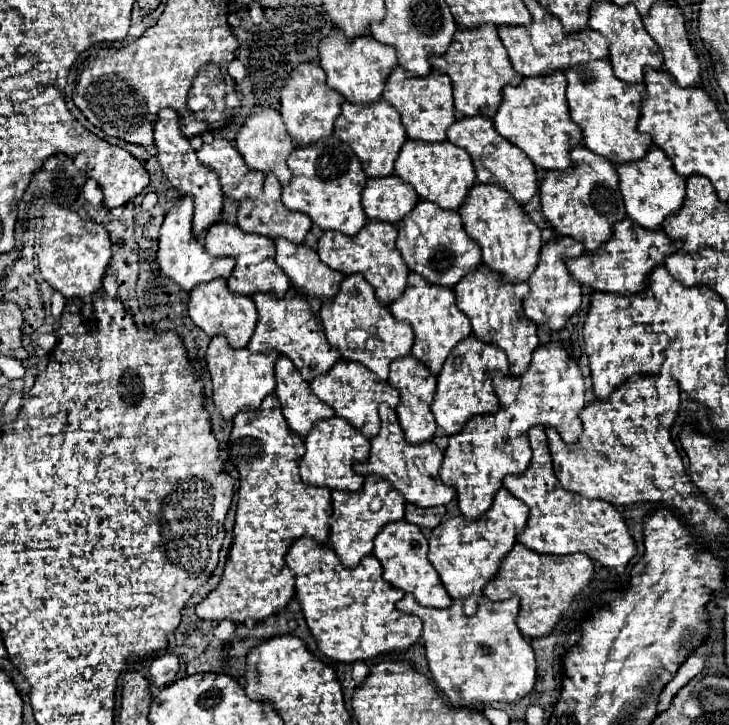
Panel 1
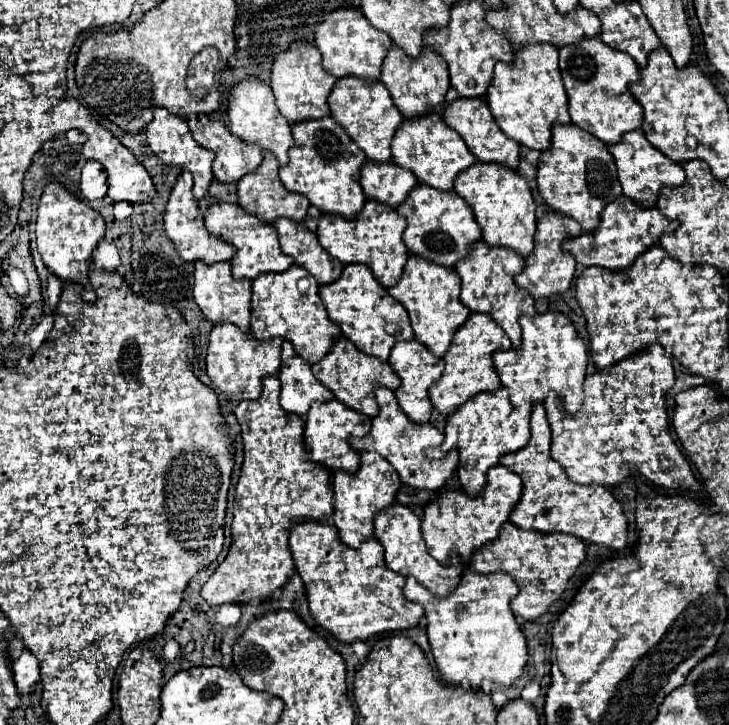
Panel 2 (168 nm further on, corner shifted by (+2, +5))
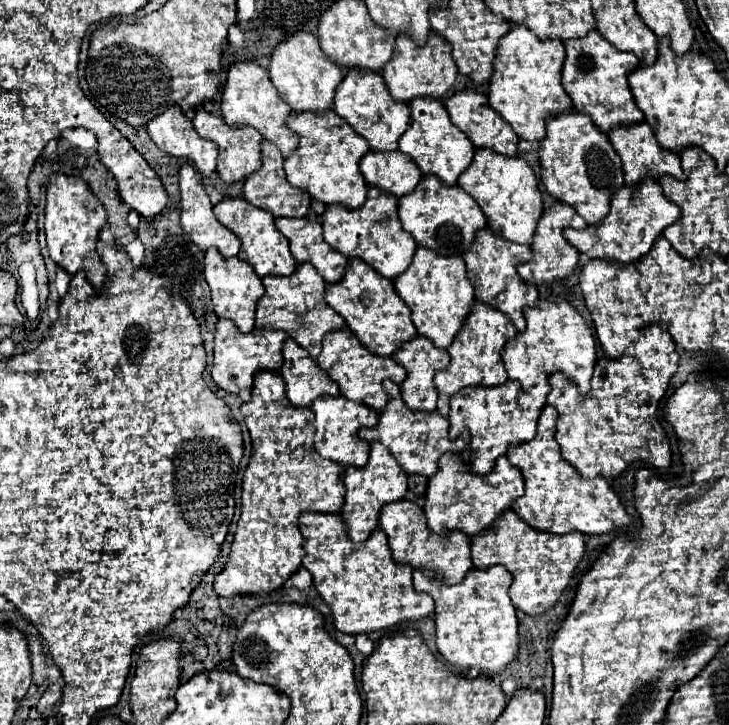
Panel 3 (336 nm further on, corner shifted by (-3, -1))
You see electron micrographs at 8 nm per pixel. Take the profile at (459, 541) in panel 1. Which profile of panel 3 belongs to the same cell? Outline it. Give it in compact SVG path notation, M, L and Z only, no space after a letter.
M445 455L439 459L439 471L429 479L425 491L425 513L429 511L429 529L433 533L445 533L449 529L461 529L473 537L487 529L517 497L523 495L523 475L513 467L505 455L497 459L497 469L489 475L475 475L461 455Z

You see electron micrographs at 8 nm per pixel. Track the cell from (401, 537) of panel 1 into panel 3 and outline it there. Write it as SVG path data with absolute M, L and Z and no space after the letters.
M401 499L385 505L381 509L379 523L389 537L389 547L397 563L407 563L427 573L439 573L443 581L449 585L461 583L461 579L473 567L470 552L471 539L467 535L459 535L459 531L453 531L451 535L443 535L443 539L439 539L439 535L431 535L423 509L413 501Z

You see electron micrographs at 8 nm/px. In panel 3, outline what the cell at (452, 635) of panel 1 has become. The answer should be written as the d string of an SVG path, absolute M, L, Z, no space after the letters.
M493 565L485 571L471 569L461 583L447 587L443 587L443 583L435 583L435 579L427 579L423 571L413 573L415 591L425 591L435 599L439 653L457 669L495 675L515 661L519 633L515 607L509 599L511 581L513 575L501 565Z

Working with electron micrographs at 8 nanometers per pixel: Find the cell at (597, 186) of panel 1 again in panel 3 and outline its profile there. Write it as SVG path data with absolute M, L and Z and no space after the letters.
M567 109L547 119L547 135L539 145L541 181L547 191L567 205L571 205L587 223L603 219L609 211L611 195L623 187L621 159L611 147L607 135L595 127L595 123L575 111Z

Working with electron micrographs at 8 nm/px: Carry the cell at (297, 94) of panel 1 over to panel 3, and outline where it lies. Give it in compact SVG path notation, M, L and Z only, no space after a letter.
M297 31L295 35L287 37L275 47L269 63L269 75L277 91L283 95L283 99L291 105L295 113L303 113L303 111L323 113L333 105L335 87L343 79L343 69L335 67L335 63L331 63L327 55L323 55L319 41L313 33Z

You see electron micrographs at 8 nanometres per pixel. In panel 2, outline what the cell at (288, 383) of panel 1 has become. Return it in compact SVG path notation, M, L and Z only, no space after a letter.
M290 341L282 343L282 365L278 379L282 383L280 405L286 413L304 417L314 401L334 399L332 391L314 379L310 365L294 353Z

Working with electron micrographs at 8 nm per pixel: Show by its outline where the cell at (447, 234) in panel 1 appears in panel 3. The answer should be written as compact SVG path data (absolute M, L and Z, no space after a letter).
M425 175L415 191L399 199L399 219L417 245L443 251L441 255L463 255L471 247L479 227L487 225L483 211L471 195L467 195L459 185L443 183L435 175Z

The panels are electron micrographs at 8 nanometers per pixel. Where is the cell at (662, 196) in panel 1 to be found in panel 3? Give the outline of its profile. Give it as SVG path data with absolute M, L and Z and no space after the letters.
M645 121L635 123L635 127L615 127L615 131L609 133L609 139L623 161L623 173L627 185L635 185L647 175L651 175L653 179L659 179L659 175L673 175L679 181L687 179L687 175L681 169L681 157L675 155L675 151L663 151L663 147L659 147L653 135L653 129L645 125Z

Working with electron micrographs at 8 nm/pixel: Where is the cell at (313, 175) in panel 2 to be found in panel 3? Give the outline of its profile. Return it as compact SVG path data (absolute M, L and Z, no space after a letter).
M333 109L327 115L289 115L287 127L299 135L297 149L285 157L287 181L325 205L341 203L349 209L363 205L367 183L359 171L359 161L369 151L369 143Z

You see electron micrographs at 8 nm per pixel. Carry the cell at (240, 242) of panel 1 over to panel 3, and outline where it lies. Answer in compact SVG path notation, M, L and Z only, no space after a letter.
M227 197L221 199L215 207L213 207L217 219L229 227L239 239L241 239L241 253L239 259L247 261L257 275L265 277L265 275L291 275L295 271L295 259L289 251L289 243L287 237L275 227L275 217L259 207L253 207L251 203L247 203L243 197Z

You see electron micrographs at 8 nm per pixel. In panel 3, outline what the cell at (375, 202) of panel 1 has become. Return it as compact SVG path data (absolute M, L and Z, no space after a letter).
M369 151L361 159L361 173L371 187L391 191L397 197L411 193L423 177L419 167L401 151Z

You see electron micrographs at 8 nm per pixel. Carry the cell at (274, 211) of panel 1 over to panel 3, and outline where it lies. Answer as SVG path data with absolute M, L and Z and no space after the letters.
M265 139L261 143L261 163L263 165L245 179L245 187L243 187L245 199L255 207L273 213L275 217L305 217L309 211L311 195L307 191L301 191L289 185L289 181L285 179L283 155L279 147L275 147L271 141L265 141Z

